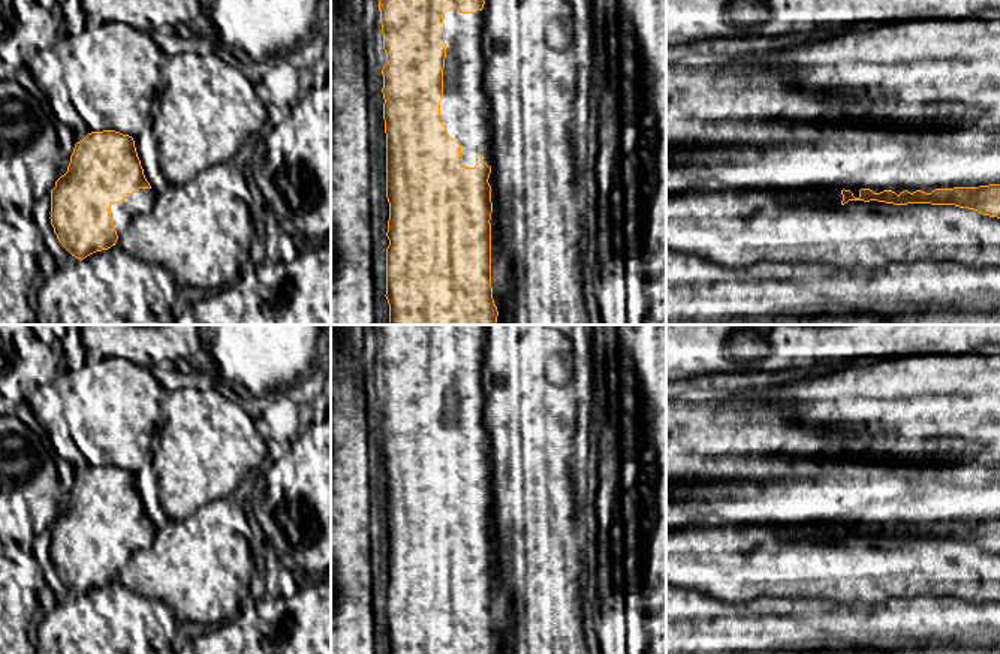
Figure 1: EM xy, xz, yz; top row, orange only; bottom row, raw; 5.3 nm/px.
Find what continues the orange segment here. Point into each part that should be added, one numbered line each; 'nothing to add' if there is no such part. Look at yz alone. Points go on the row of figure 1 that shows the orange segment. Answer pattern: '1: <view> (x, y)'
1: yz (831, 198)

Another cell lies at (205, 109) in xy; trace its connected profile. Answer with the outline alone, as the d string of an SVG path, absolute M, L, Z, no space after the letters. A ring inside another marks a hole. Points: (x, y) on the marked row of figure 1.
M216 52L168 54L147 124L150 133L141 133L133 141L144 175L159 195L213 165L232 163L244 142L268 127L268 111L254 84Z

